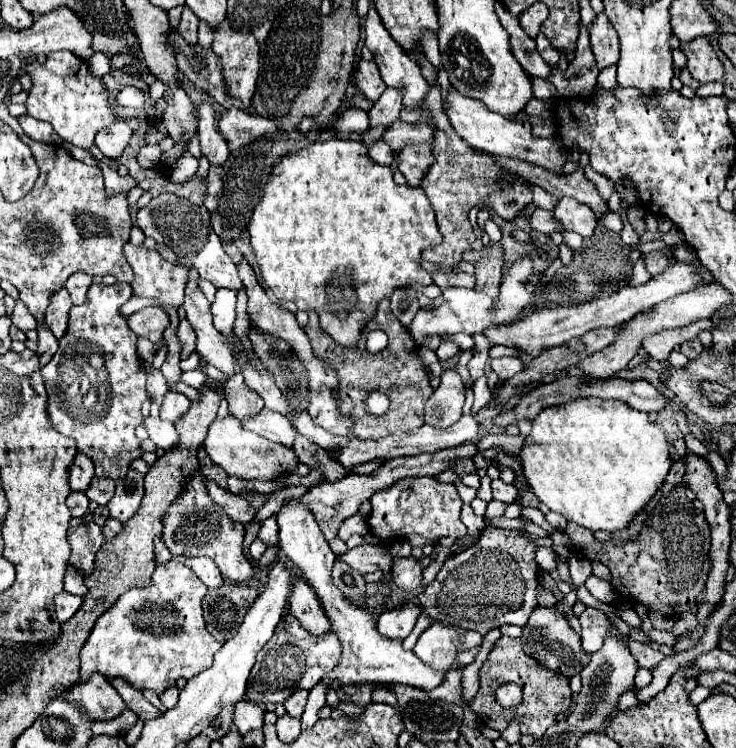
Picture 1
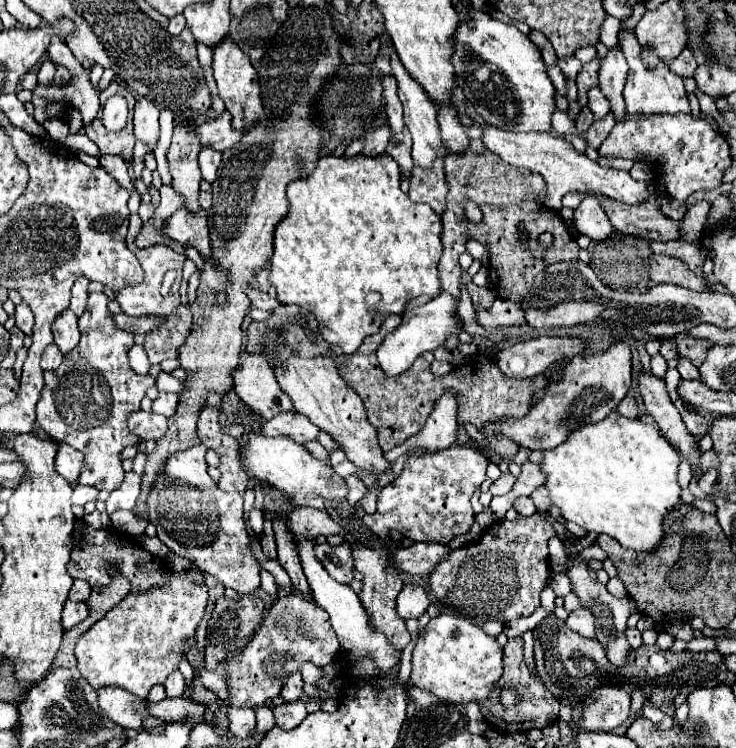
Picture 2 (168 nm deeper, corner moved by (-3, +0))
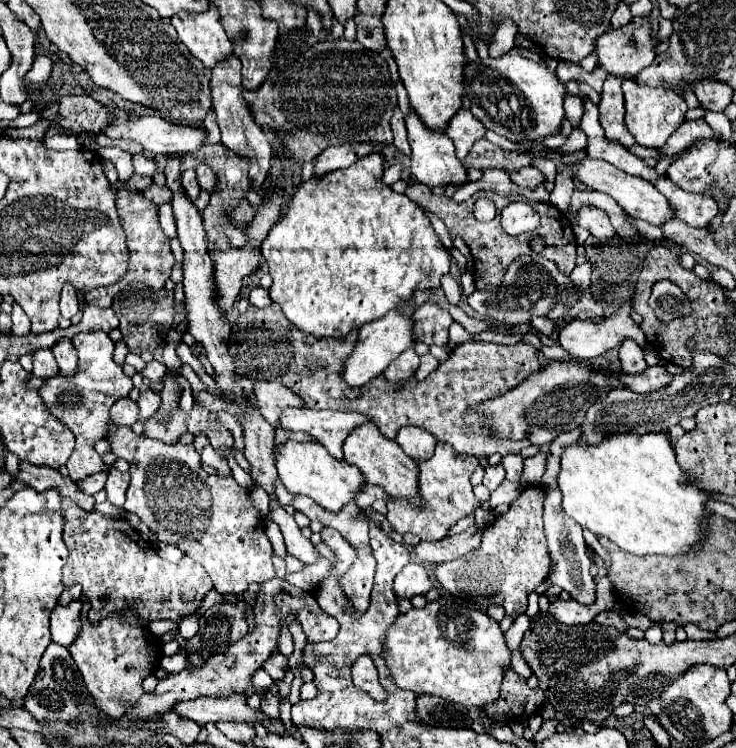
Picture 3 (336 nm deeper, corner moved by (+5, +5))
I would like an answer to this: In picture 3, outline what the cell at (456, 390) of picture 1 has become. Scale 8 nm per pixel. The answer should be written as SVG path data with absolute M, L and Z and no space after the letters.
M404 427L398 431L396 435L396 443L402 447L402 451L414 459L414 461L422 461L422 459L428 459L432 457L434 453L434 447L436 447L436 437L432 433L428 433L426 429L420 429L420 427Z

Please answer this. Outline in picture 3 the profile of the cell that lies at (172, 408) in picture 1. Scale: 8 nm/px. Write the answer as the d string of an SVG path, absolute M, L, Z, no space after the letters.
M146 389L146 391L142 391L140 393L140 397L138 397L138 407L140 407L140 417L142 419L150 419L156 411L158 411L158 407L160 407L160 395L156 393L156 391L152 391L152 389Z

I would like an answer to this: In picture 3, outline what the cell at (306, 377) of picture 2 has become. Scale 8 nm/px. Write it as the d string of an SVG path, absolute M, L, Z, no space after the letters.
M362 423L358 425L346 439L344 439L344 459L350 465L356 465L364 479L372 485L380 485L386 489L392 497L412 497L416 501L416 463L402 453L402 449L396 445L396 441L382 437L382 433L376 429L376 425Z

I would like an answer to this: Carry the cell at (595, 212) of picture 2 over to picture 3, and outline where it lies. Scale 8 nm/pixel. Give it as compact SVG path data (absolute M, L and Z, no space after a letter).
M586 205L578 211L578 225L588 229L600 243L608 243L616 235L612 223L608 221L608 215L592 205Z

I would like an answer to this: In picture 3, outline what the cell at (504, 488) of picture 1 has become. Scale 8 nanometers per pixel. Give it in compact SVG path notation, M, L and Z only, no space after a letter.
M488 465L486 467L486 475L484 475L484 485L490 491L494 491L504 481L504 477L506 477L506 473L504 473L502 465Z

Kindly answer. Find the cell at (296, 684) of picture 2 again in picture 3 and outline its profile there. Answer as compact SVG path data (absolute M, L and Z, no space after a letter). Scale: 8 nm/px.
M276 653L276 657L270 657L270 659L264 663L264 671L266 671L274 681L284 679L284 675L286 675L286 671L288 671L288 657L284 657L282 653Z

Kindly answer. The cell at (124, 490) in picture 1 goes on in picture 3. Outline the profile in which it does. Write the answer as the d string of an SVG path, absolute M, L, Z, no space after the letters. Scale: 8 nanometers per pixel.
M112 467L108 471L108 481L106 481L106 487L104 487L108 501L116 507L122 507L128 485L130 485L130 473L122 473L122 471Z

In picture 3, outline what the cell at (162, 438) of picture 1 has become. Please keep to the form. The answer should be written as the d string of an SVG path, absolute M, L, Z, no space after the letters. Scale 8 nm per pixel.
M124 397L124 399L116 401L116 405L112 405L110 419L116 427L122 427L122 425L132 427L138 421L138 405L132 399Z

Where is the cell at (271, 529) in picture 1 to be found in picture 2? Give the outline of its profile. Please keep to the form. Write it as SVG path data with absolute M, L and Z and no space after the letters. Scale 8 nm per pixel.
M294 508L290 512L290 528L294 534L306 534L306 536L330 536L330 534L346 534L342 526L338 526L326 510L316 510L316 508Z

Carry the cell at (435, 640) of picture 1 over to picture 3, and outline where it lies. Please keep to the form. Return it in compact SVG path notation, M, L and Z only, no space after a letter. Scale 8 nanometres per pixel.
M440 597L432 603L426 603L424 609L412 607L406 615L402 613L396 619L396 625L392 625L392 631L388 631L384 659L400 689L414 691L416 695L438 695L464 707L484 707L486 703L496 701L504 669L510 669L510 649L506 647L504 633L500 631L498 623L492 621L484 611L458 605L450 597Z

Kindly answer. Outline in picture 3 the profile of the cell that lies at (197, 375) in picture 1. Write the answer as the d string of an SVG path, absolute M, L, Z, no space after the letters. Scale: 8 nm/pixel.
M150 361L146 365L146 369L142 371L142 375L150 381L150 383L162 383L164 375L166 375L166 365L160 361Z

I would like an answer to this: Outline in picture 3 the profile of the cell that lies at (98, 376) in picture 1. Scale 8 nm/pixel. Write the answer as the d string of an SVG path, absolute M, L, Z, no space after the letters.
M88 331L78 333L72 337L72 343L78 353L78 369L74 375L62 375L44 379L42 387L38 389L42 401L48 405L48 411L62 421L74 435L76 435L76 447L72 457L68 459L66 467L72 481L80 481L88 475L108 471L110 467L102 461L102 457L96 453L94 445L108 435L110 427L110 407L122 399L128 397L128 391L134 387L132 379L124 375L122 367L114 363L114 341L108 337L108 333L102 331Z

